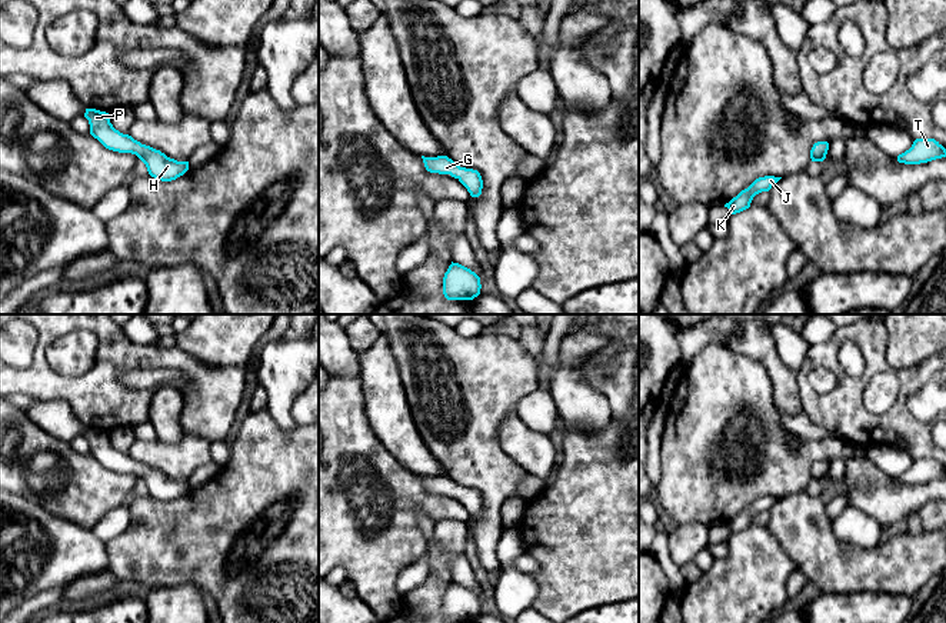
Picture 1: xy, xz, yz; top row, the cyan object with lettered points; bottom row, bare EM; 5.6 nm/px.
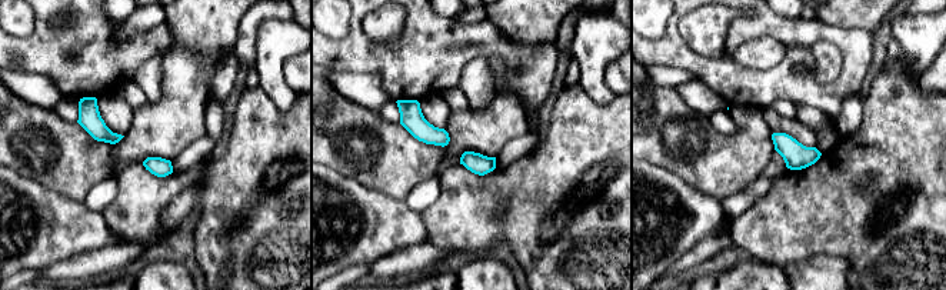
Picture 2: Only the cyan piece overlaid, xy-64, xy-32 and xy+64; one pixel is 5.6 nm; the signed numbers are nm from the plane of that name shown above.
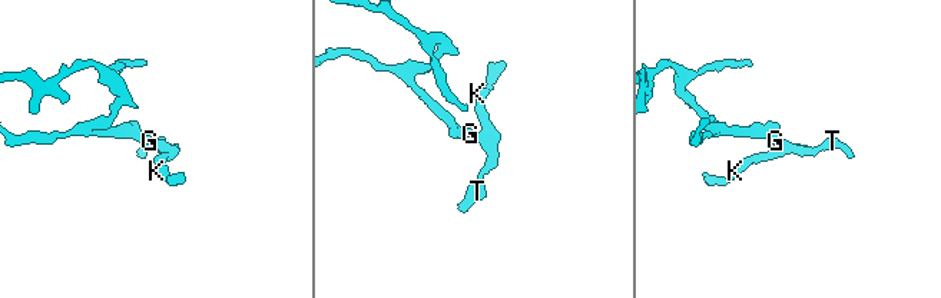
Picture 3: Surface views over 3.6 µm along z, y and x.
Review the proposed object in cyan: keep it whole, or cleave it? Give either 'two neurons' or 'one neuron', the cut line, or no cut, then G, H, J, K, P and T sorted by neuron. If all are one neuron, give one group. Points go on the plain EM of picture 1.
one neuron | no cut | G H J K P T

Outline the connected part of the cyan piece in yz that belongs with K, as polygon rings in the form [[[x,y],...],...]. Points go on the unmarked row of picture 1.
[[[765,496],[756,499],[747,509],[742,510],[733,517],[725,527],[729,529],[730,534],[740,533],[750,527],[753,517],[762,512],[769,512],[782,497]]]

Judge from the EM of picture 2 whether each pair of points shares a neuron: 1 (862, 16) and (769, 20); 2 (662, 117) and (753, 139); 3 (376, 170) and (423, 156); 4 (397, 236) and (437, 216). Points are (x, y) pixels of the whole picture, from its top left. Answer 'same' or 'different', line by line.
1: different
2: same
3: same
4: different

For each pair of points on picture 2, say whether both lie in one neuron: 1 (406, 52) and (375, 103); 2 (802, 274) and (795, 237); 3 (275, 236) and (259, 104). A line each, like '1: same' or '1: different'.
1: different
2: different
3: same

